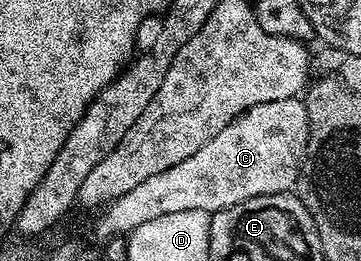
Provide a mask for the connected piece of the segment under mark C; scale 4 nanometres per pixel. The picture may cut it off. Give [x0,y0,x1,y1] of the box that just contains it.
[93,98,309,245]

